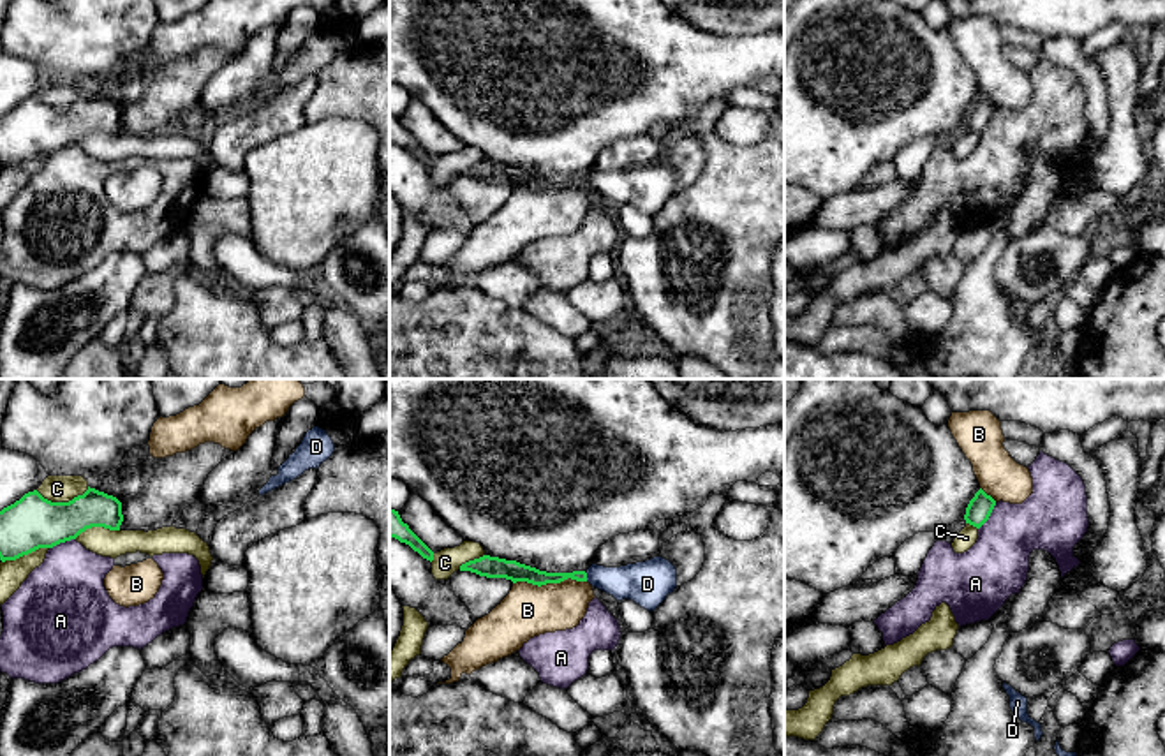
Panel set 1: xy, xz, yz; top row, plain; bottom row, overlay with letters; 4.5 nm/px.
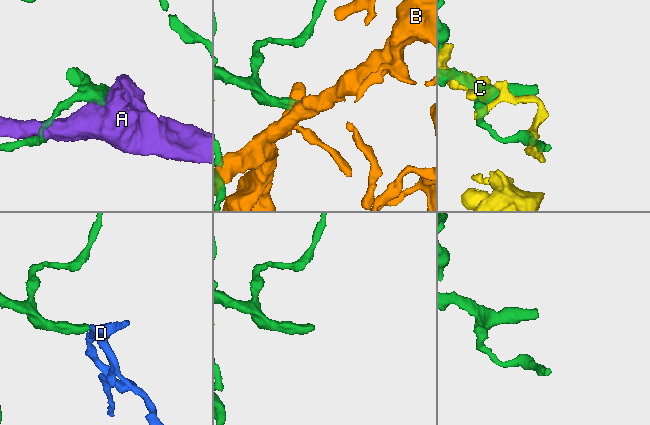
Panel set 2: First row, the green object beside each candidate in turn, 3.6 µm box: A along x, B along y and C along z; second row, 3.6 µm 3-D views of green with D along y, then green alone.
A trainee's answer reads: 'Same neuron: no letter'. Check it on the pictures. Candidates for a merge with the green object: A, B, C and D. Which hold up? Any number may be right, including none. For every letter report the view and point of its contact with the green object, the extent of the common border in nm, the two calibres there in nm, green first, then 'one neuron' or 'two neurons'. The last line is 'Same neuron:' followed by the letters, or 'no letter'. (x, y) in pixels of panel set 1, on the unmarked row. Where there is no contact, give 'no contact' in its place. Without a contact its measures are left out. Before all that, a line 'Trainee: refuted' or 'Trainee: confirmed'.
Trainee: refuted
A: yz (989, 120) | 150 nm | 120/300 nm | two neurons
B: xz (549, 187) | 340 nm | 100/240 nm | two neurons
C: xy (62, 108) | 240 nm | 240/130 nm | two neurons
D: xz (586, 182) | 50 nm | 80/180 nm | one neuron
Same neuron: D

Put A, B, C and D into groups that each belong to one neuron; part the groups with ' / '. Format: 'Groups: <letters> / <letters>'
Groups: A / B / C / D

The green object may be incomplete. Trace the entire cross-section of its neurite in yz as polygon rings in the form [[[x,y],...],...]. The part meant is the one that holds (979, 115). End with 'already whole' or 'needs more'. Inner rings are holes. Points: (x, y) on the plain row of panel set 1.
[[[980,93],[966,113],[966,129],[980,134],[989,125],[994,111],[996,106]]] | already whole

